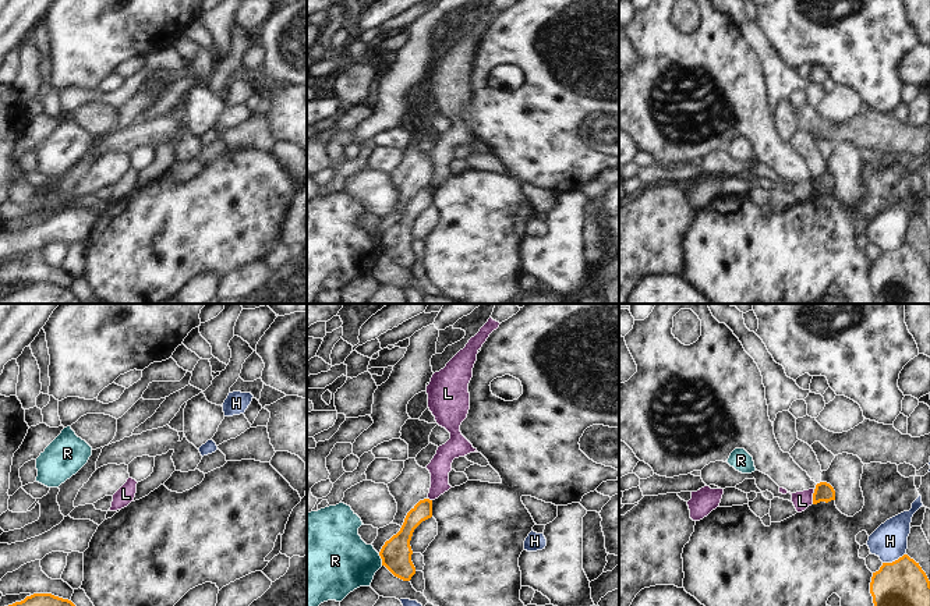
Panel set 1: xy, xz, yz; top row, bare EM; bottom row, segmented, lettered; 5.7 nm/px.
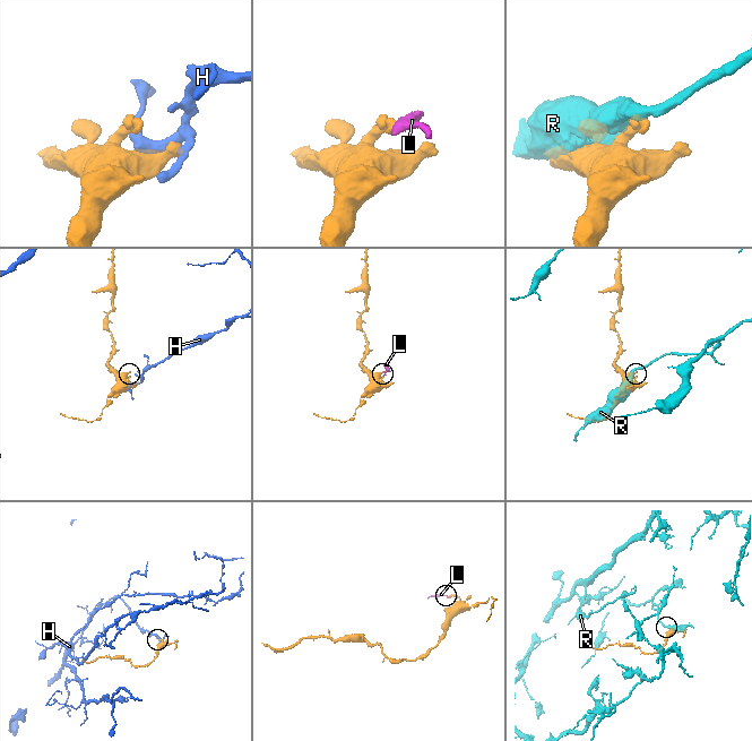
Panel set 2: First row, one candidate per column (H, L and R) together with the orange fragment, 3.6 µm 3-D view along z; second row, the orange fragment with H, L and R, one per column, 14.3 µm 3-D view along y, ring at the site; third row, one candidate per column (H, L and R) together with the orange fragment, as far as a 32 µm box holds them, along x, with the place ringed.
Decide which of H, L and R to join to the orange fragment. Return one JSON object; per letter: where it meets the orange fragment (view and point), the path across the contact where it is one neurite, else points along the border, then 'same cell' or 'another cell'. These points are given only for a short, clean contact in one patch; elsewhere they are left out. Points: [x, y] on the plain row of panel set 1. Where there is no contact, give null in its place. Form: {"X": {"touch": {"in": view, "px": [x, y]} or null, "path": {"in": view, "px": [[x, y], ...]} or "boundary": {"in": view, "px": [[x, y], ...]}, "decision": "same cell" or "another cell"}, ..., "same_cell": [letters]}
{"H": {"touch": {"in": "yz", "px": [893, 250]}, "decision": "another cell"}, "L": {"touch": {"in": "yz", "px": [813, 184]}, "boundary": {"in": "yz", "px": [[814, 177], [812, 191]]}, "decision": "another cell"}, "R": {"touch": {"in": "xz", "px": [381, 245]}, "decision": "another cell"}, "same_cell": []}

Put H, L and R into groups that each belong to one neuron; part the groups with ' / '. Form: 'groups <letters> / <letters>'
groups H / L / R

